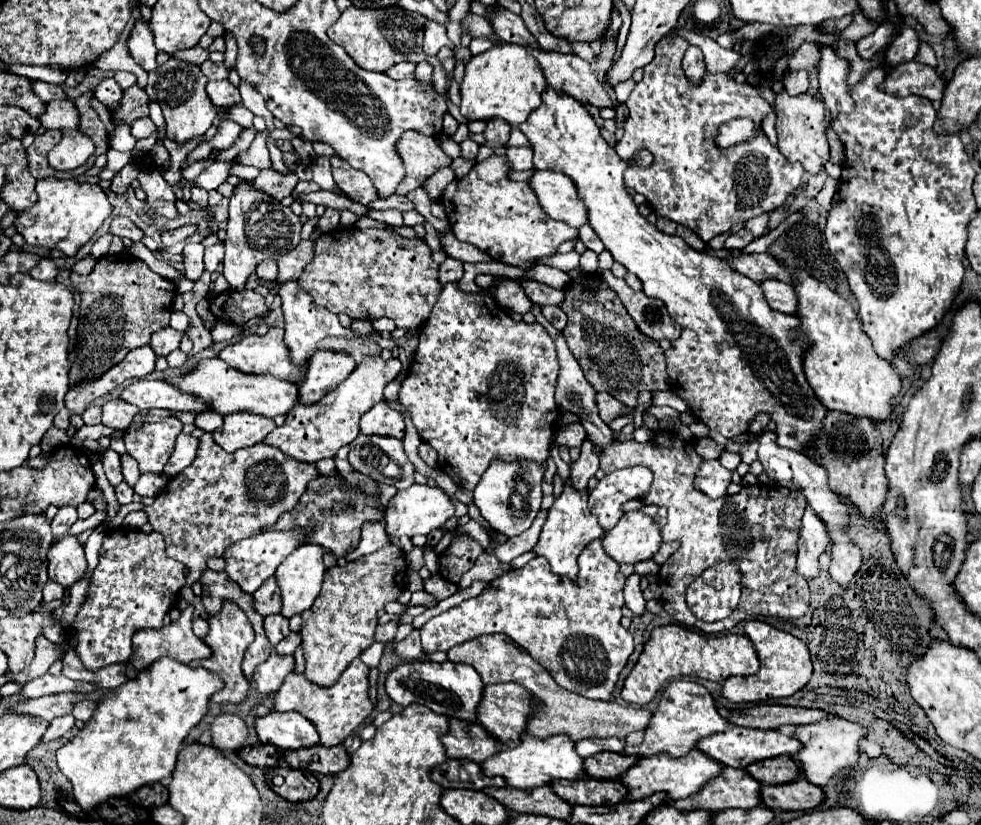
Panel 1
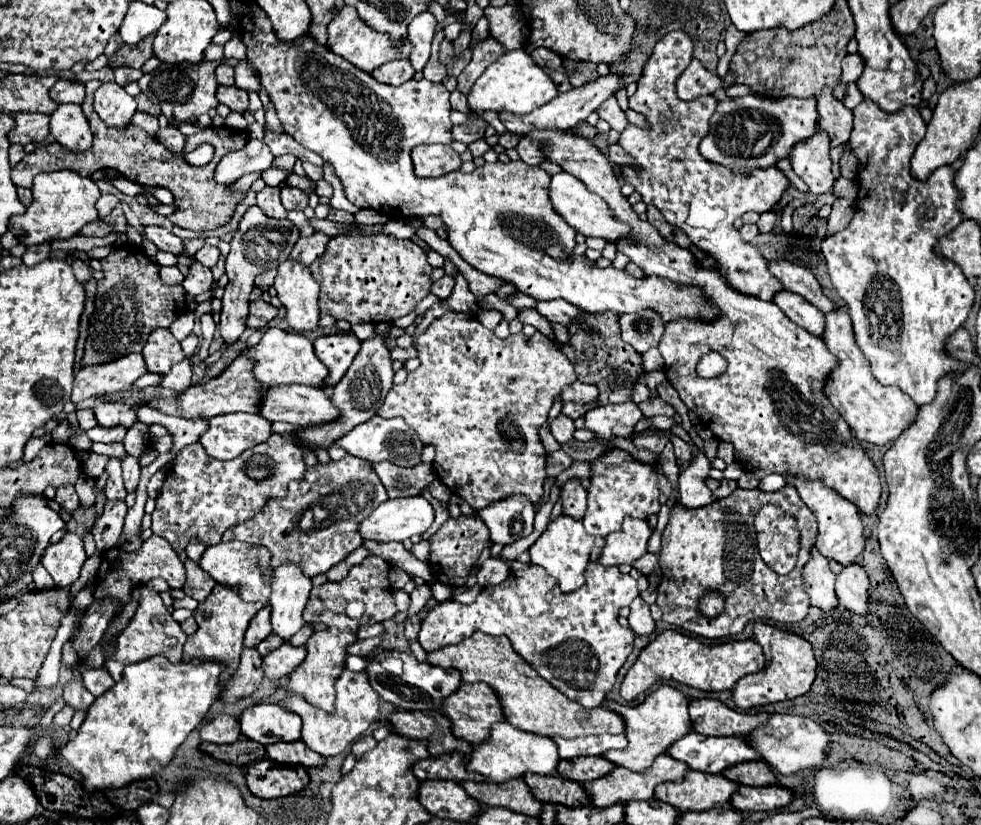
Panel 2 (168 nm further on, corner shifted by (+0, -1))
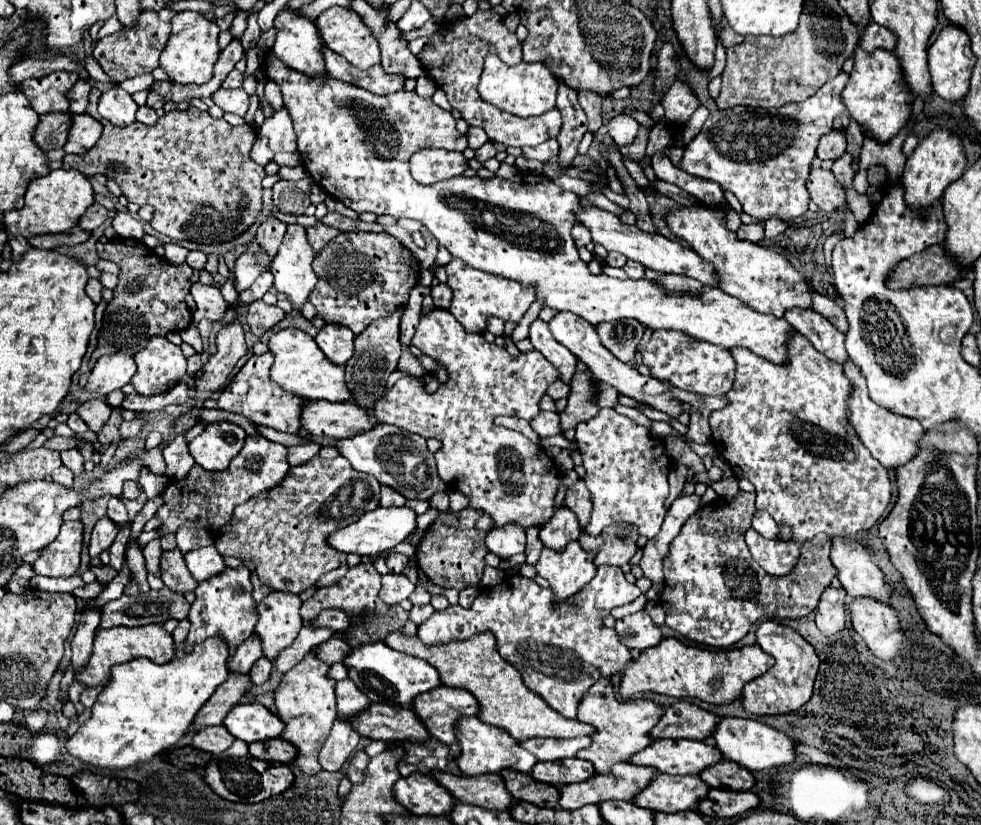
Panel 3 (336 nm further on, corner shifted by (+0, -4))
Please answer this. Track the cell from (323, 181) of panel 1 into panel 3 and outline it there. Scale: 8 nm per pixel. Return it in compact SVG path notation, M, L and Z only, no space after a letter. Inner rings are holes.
M285 108L279 110L279 112L275 112L269 120L263 122L263 126L259 130L259 136L265 136L265 138L281 138L281 140L293 138L293 142L297 142L295 140L291 118L287 116L287 110Z

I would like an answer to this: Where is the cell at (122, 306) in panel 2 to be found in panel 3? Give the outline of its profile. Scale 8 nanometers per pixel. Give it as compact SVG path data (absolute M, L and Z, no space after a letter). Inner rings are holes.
M115 238L107 244L97 242L97 254L105 260L111 260L119 266L119 284L113 290L113 300L107 304L107 310L103 314L101 322L101 334L97 348L89 360L89 366L93 368L97 358L105 354L137 354L143 350L147 340L151 336L165 336L167 332L181 332L191 324L191 310L185 304L185 296L189 292L189 278L193 274L191 266L187 264L171 264L165 258L159 258L153 250L149 250L145 244L125 238ZM151 300L161 300L167 306L167 312L161 316L151 314Z

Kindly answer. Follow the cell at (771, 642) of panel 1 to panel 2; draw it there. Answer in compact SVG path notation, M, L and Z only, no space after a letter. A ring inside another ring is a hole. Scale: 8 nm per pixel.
M755 621L753 631L755 631L757 643L763 647L763 653L767 657L767 667L755 675L747 675L737 681L737 685L733 689L735 705L741 709L751 709L751 707L761 707L761 705L779 703L779 701L787 701L787 699L805 695L813 685L815 667L817 667L811 643L791 631L777 629L763 621Z

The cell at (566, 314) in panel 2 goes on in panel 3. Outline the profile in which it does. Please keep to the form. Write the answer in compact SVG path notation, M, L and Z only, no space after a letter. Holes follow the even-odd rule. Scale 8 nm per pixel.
M557 312L553 316L553 320L549 322L549 328L551 328L551 334L557 342L561 342L563 346L567 346L581 362L587 364L587 368L593 372L593 376L599 380L599 382L605 382L605 384L611 384L613 388L617 388L621 394L629 396L629 398L635 398L637 402L643 402L643 404L649 404L651 408L655 410L661 410L661 412L667 412L671 418L677 418L681 414L681 402L677 398L671 396L671 392L657 380L657 378L651 378L651 376L643 376L639 374L631 364L625 364L625 362L619 362L619 358L615 358L601 342L599 342L599 336L595 334L595 328L589 324L589 322L583 322L583 318L575 316L575 314L567 314L567 312Z

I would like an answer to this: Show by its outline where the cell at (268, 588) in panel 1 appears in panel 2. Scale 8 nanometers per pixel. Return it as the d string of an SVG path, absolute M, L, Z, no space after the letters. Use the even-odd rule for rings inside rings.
M269 605L263 607L263 611L259 611L259 615L255 615L255 619L249 623L249 629L245 633L245 647L257 647L263 639L267 639L267 635L271 633L271 611Z

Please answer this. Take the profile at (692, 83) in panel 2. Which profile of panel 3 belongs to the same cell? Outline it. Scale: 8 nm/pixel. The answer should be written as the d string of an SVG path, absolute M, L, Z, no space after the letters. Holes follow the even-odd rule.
M675 82L669 88L667 96L661 100L661 106L663 106L663 116L667 122L683 124L697 110L699 102L695 102L695 94L687 90L687 82Z

